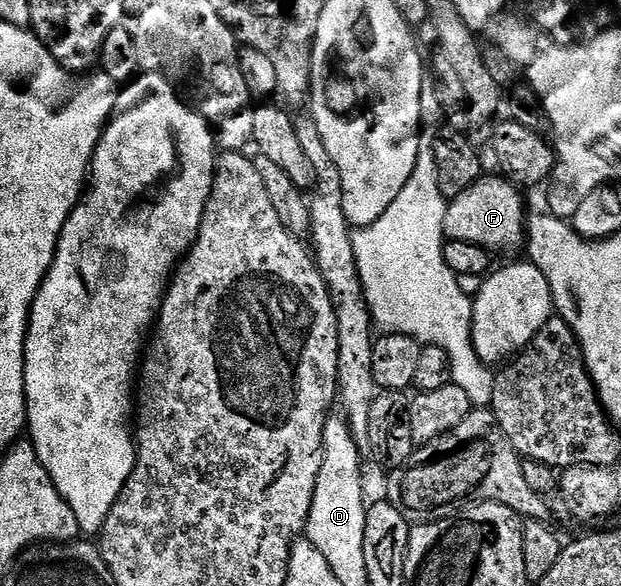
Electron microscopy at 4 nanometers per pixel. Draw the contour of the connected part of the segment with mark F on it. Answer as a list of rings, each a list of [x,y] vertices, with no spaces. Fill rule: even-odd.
[[[484,175],[461,195],[450,198],[443,220],[443,236],[447,241],[477,243],[492,254],[515,253],[524,248],[527,239],[529,212],[523,206],[520,186],[512,185],[502,175]]]

